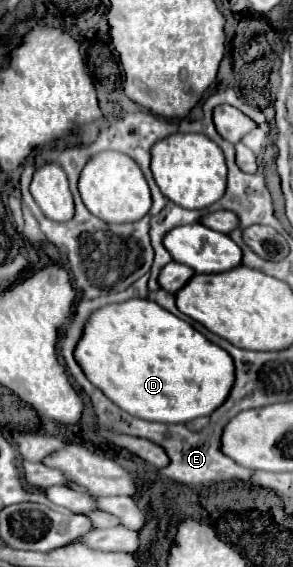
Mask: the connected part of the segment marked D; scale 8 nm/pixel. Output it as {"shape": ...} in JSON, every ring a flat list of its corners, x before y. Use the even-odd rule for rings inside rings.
{"shape":[[133,298,119,304,107,304,93,312,89,322,85,322,81,340,75,346,75,360,89,382,93,382,93,386,99,388,109,400,113,400,125,412,151,422,185,424,199,416,211,416,211,412,225,402,233,386,231,356,217,344,209,342,189,322,177,318,151,300]]}

